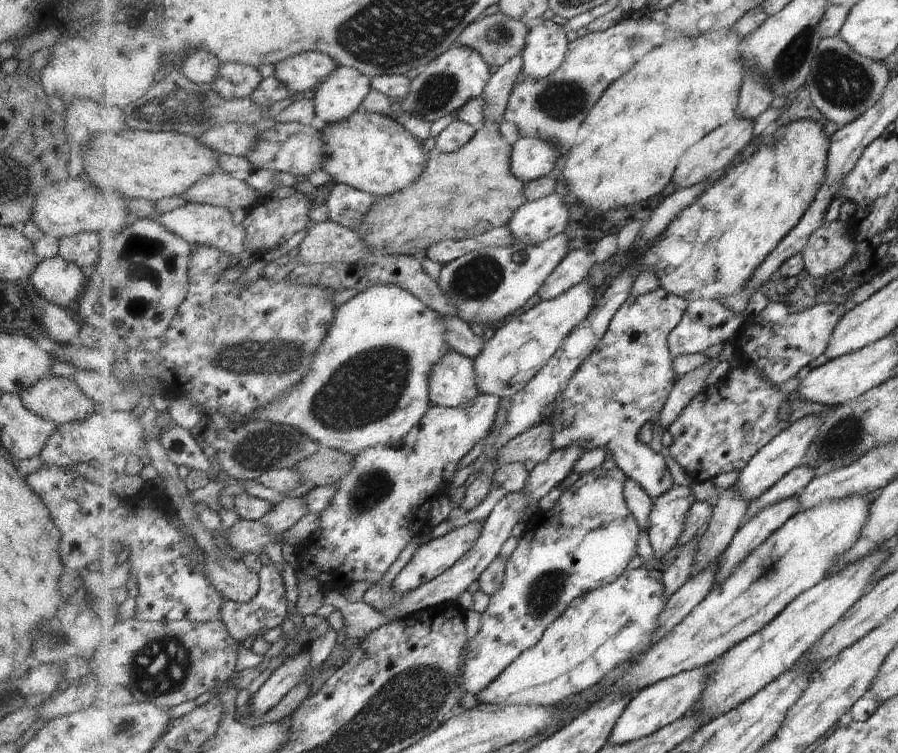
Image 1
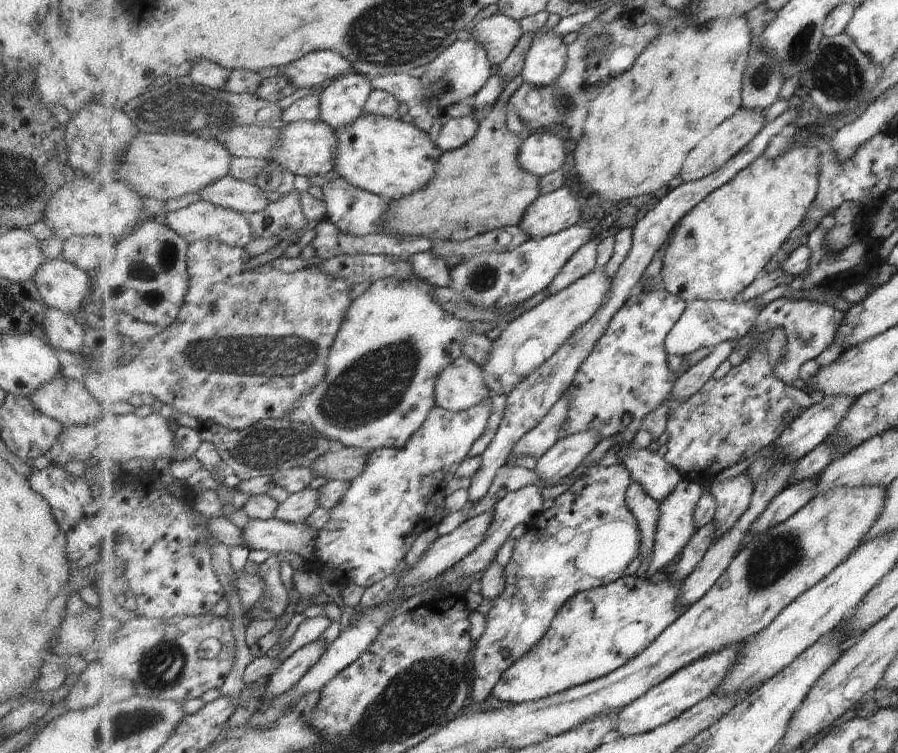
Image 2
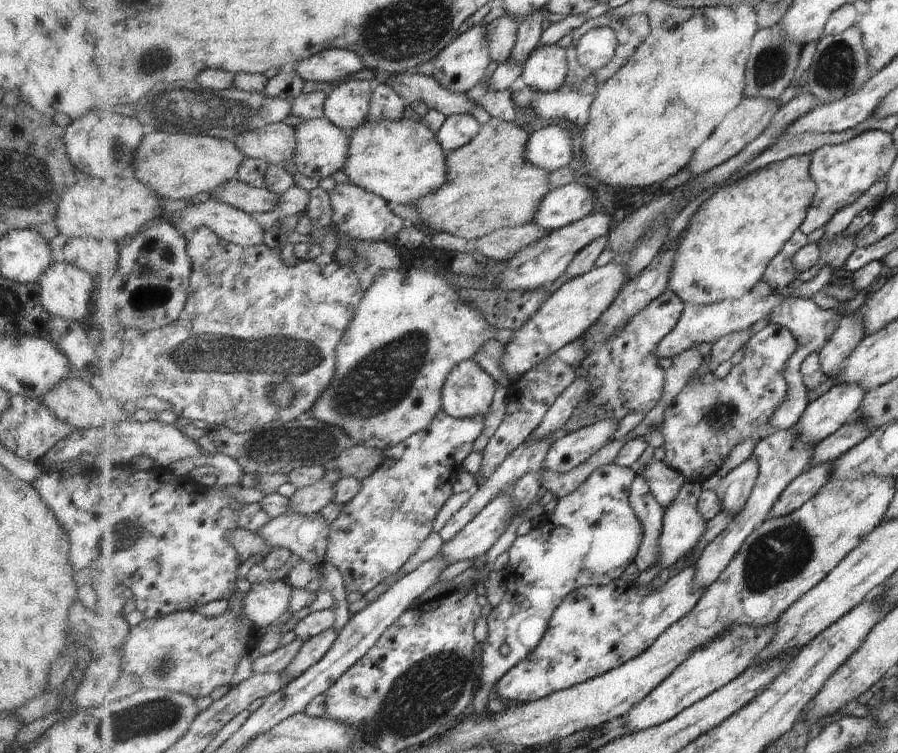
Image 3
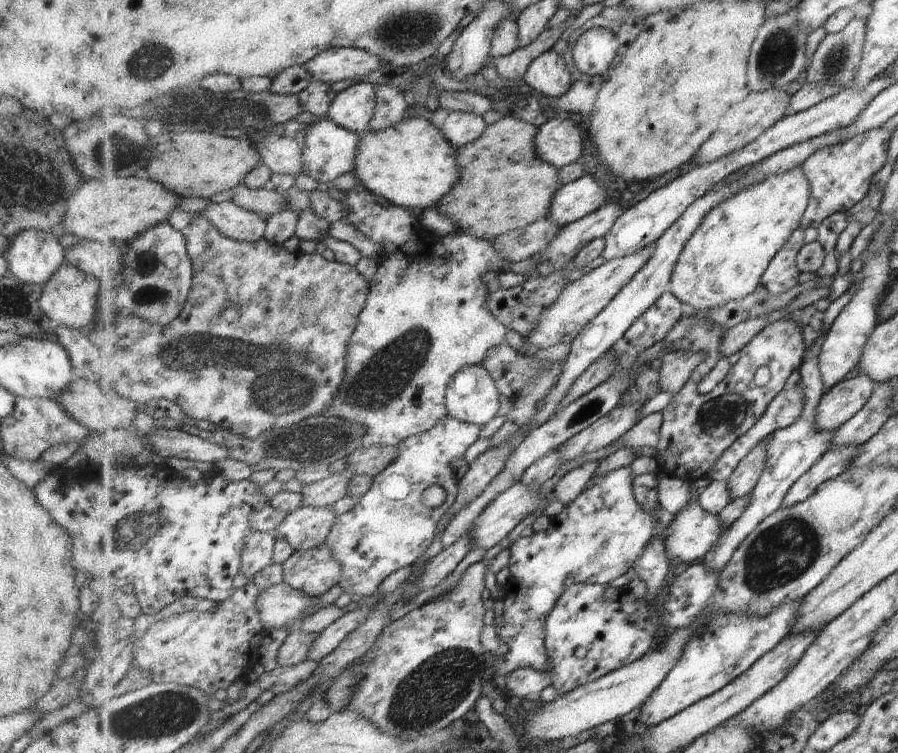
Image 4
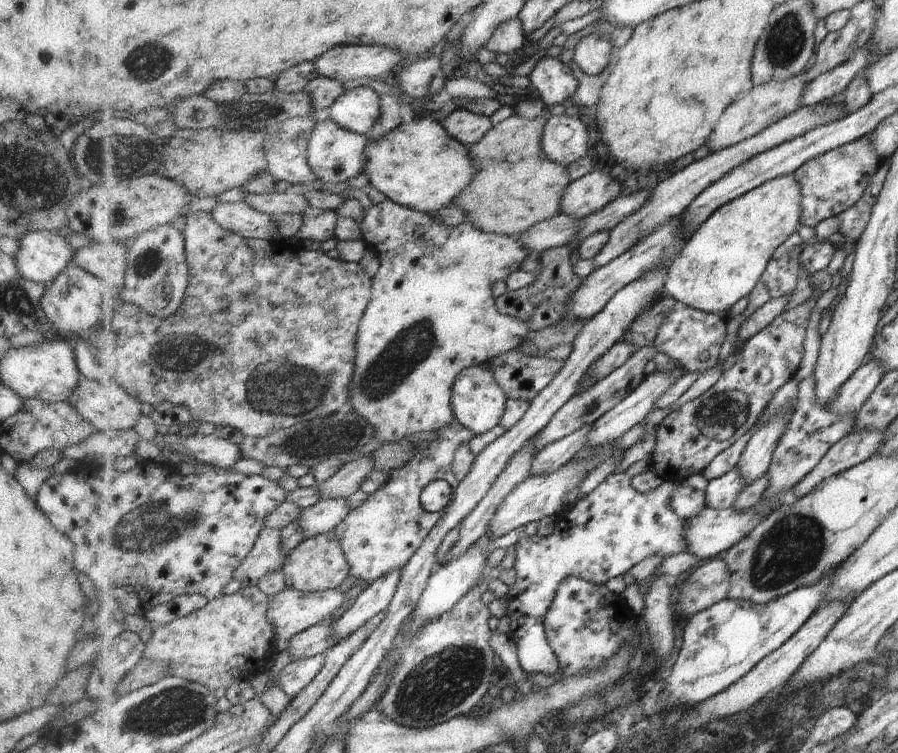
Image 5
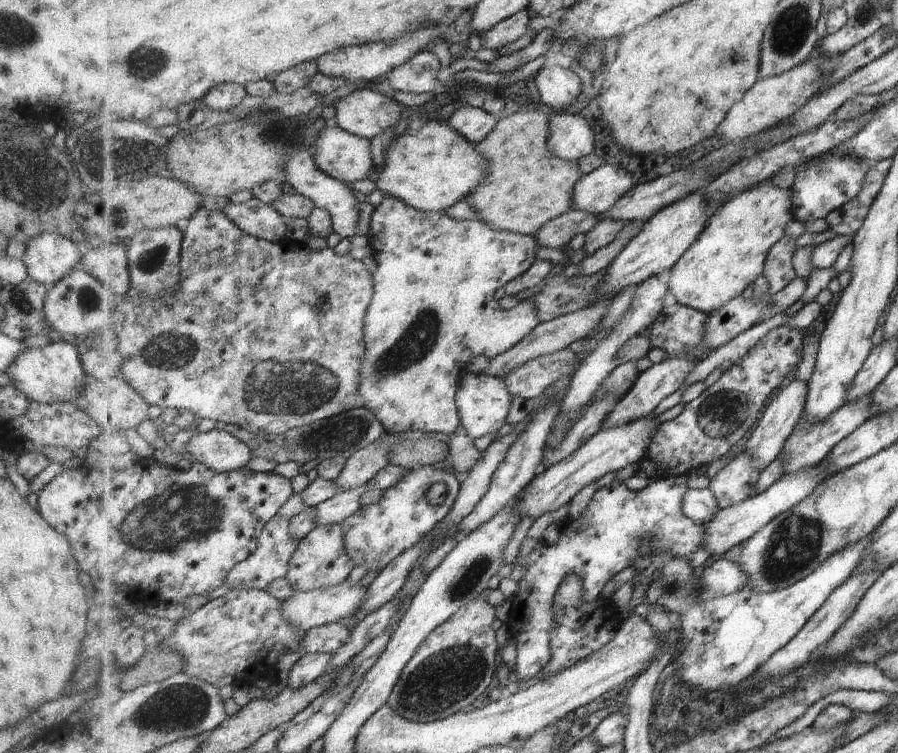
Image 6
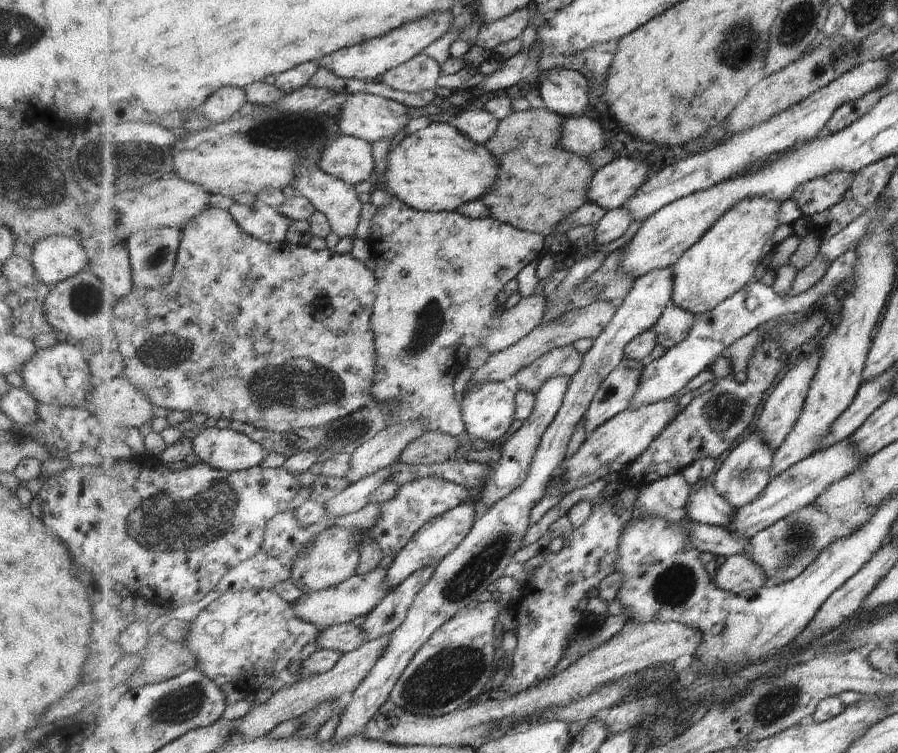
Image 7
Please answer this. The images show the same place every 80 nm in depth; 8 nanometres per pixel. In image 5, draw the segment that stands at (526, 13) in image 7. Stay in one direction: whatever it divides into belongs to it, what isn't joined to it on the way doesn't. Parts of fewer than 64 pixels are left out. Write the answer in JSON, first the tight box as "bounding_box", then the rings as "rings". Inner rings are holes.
{"bounding_box":[486,17,527,54],"rings":[[[519,17],[512,18],[497,28],[486,48],[495,54],[513,54],[527,46],[526,32]]]}

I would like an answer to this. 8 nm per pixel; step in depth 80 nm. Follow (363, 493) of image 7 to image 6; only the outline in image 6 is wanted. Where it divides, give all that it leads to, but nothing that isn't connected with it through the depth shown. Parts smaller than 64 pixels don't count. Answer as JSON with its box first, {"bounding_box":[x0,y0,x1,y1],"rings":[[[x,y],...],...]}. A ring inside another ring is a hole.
{"bounding_box":[315,482,371,525],"rings":[[[370,482],[358,489],[351,489],[343,494],[337,493],[333,498],[319,504],[315,507],[317,525],[341,525],[344,520],[363,506],[362,494],[369,490],[371,490]]]}

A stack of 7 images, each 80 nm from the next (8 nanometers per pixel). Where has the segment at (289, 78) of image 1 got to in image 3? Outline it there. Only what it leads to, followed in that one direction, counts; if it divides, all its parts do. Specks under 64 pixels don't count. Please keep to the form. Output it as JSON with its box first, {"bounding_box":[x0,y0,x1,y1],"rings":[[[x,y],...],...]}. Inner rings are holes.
{"bounding_box":[294,49,366,84],"rings":[[[347,49],[321,51],[294,66],[295,72],[299,73],[304,81],[313,80],[313,82],[328,82],[330,84],[344,82],[348,78],[351,78],[352,74],[363,70],[363,68],[366,68],[366,66],[364,65],[364,61],[361,60],[360,55]]]}

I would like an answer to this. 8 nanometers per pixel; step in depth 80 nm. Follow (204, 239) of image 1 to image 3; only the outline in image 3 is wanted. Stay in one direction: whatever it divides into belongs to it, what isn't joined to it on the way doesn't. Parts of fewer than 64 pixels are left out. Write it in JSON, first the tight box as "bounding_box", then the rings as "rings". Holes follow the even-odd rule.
{"bounding_box":[170,200,265,245],"rings":[[[209,200],[198,205],[189,204],[180,211],[175,211],[170,216],[171,224],[185,237],[191,240],[193,233],[196,233],[200,228],[207,227],[213,229],[223,240],[243,245],[260,245],[264,242],[265,228],[263,228],[252,215],[235,208],[233,205],[228,205],[223,201]]]}

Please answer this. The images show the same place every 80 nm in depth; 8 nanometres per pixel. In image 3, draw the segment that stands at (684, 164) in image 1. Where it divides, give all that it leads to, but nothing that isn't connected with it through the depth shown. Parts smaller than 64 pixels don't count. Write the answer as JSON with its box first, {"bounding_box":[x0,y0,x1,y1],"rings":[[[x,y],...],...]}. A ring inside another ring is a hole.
{"bounding_box":[687,99,781,177],"rings":[[[743,99],[735,111],[731,111],[719,128],[707,139],[692,156],[687,168],[695,177],[709,172],[712,168],[725,164],[742,150],[749,146],[758,136],[761,136],[765,129],[772,123],[772,118],[781,107],[777,106],[777,101],[767,99]]]}

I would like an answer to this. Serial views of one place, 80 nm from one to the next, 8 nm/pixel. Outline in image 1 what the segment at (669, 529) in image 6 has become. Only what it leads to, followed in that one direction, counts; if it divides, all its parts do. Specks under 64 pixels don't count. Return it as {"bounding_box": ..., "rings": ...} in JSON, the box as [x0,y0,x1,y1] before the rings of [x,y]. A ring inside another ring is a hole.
{"bounding_box":[464,466,640,696],"rings":[[[617,466],[613,470],[599,467],[597,474],[583,475],[562,491],[549,511],[541,511],[526,521],[525,529],[513,554],[506,559],[506,577],[502,587],[490,596],[487,610],[482,613],[481,630],[469,641],[468,659],[464,666],[466,690],[477,696],[511,666],[525,651],[537,646],[545,631],[580,596],[615,582],[629,568],[639,540],[640,526],[628,507],[624,484],[628,479]]]}

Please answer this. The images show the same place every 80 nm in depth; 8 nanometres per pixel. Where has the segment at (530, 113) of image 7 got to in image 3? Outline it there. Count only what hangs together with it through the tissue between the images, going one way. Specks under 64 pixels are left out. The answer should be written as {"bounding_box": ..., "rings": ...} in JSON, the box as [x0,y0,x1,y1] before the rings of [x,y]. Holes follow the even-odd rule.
{"bounding_box":[409,117,551,243],"rings":[[[490,117],[489,121],[482,124],[479,134],[469,144],[448,152],[446,158],[447,183],[439,187],[433,194],[422,196],[409,204],[419,214],[419,225],[430,227],[439,233],[461,237],[472,243],[472,240],[490,235],[502,228],[520,227],[533,223],[536,212],[539,211],[543,200],[551,191],[551,173],[537,168],[527,160],[525,154],[530,138],[531,134],[527,134],[515,123]]]}

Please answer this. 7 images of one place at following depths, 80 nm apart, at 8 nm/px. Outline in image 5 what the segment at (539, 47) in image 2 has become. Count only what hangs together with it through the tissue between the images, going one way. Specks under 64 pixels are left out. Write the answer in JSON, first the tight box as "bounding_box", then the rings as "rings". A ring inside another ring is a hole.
{"bounding_box":[528,55,579,111],"rings":[[[547,55],[536,63],[528,78],[540,93],[547,111],[569,104],[579,87],[571,67],[558,57]]]}

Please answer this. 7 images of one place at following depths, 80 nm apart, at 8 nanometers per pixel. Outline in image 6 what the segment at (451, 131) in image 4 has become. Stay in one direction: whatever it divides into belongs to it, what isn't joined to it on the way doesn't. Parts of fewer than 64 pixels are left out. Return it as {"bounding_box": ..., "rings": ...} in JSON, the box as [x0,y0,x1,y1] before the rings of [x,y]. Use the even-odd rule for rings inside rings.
{"bounding_box":[445,106,498,145],"rings":[[[465,106],[454,111],[445,123],[457,131],[459,136],[476,145],[487,140],[487,135],[491,134],[498,122],[495,122],[494,115],[483,109]]]}

